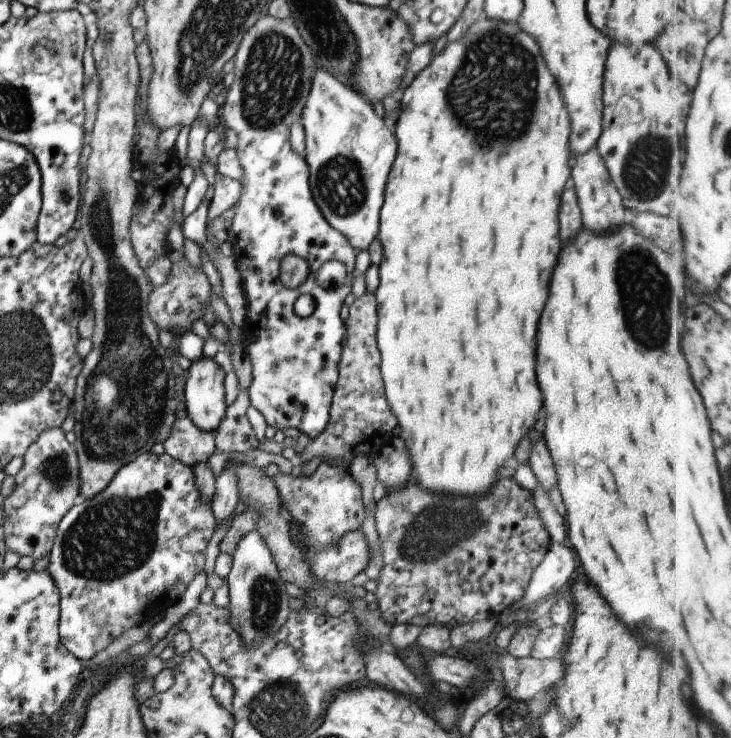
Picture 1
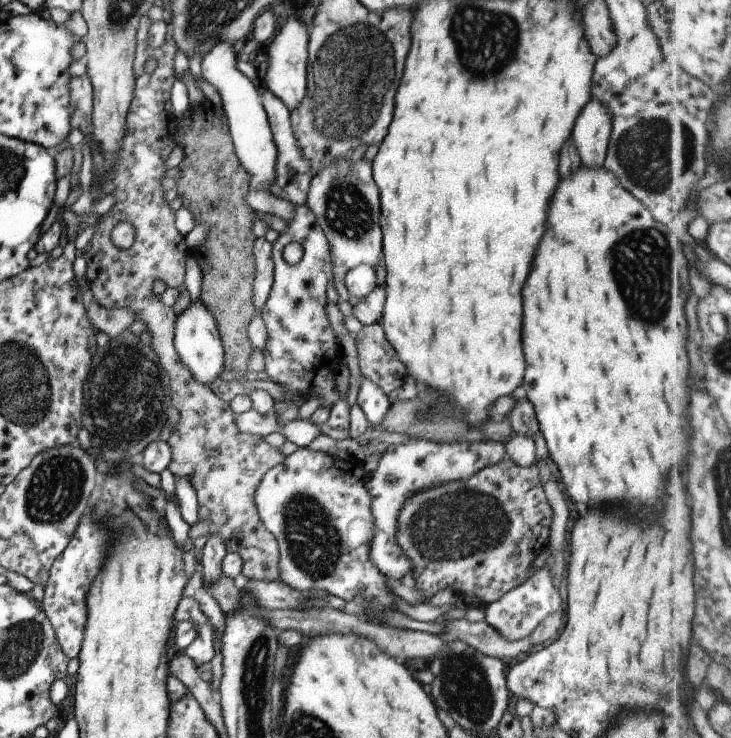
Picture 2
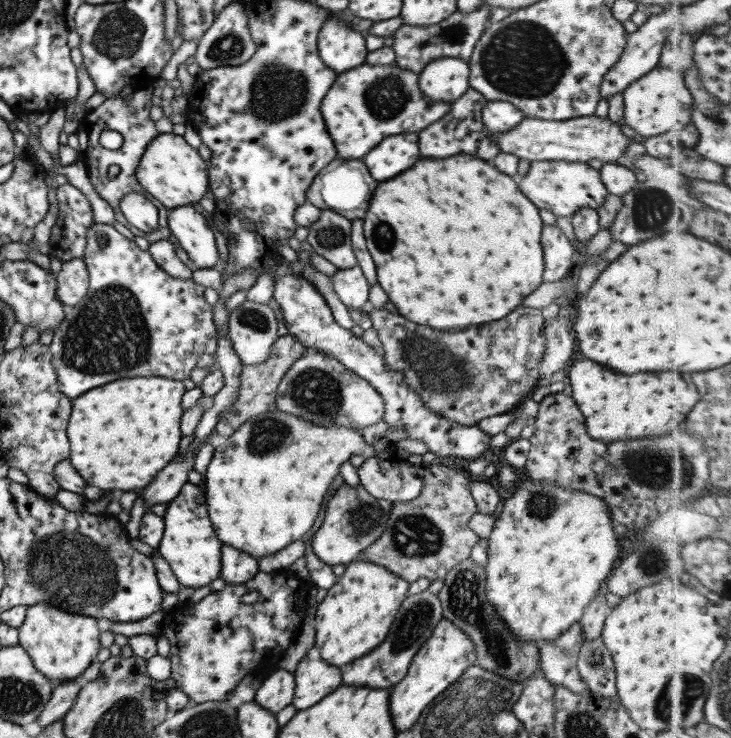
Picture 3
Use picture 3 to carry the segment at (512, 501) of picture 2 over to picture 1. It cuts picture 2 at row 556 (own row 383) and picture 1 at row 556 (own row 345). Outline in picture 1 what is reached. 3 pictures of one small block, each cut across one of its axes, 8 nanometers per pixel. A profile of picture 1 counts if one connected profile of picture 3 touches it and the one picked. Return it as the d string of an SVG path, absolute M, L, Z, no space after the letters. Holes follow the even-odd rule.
M513 477L501 478L495 484L495 488L491 488L489 494L483 496L483 498L453 498L453 496L445 496L445 494L433 494L431 496L427 490L415 486L410 478L399 490L386 490L384 496L377 500L373 516L377 538L380 542L381 562L383 562L383 568L381 568L379 576L377 576L374 600L376 601L377 612L384 622L391 627L397 624L417 624L417 626L424 627L429 623L433 623L451 628L479 621L490 614L499 616L504 609L513 606L514 602L523 598L525 587L529 582L533 569L543 560L543 556L545 556L553 540L547 534L537 514L532 492L520 487Z

